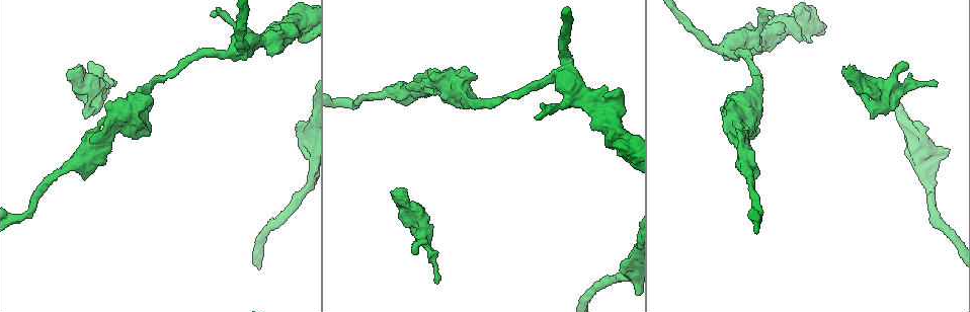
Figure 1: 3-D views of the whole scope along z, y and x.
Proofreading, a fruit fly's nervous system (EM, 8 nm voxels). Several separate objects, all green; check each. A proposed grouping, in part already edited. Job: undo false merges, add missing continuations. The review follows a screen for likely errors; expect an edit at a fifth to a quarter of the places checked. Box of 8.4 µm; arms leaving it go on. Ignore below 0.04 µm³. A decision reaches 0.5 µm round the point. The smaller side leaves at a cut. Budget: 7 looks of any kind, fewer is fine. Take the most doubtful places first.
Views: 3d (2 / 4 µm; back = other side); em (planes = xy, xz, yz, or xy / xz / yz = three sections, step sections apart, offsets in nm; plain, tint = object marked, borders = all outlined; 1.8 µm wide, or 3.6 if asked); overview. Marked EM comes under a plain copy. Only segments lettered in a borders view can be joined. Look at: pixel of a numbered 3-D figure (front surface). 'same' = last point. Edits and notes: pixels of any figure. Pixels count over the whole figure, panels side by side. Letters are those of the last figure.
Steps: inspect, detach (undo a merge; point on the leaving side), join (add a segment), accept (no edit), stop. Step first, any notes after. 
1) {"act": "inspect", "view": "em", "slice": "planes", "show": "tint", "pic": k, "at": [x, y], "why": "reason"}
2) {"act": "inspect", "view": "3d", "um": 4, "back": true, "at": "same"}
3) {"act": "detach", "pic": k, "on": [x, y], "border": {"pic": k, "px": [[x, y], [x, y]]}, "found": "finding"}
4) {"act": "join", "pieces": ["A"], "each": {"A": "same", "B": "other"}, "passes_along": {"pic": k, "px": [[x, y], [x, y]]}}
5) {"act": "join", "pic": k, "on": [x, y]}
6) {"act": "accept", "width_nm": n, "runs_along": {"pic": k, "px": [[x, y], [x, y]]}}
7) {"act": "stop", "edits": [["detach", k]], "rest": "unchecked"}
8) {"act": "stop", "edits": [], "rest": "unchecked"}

{"act": "inspect", "view": "em", "um": 3.6, "slice": "xz", "step": 16, "show": "tint", "pic": 1, "at": [751, 39], "why": "three-way junction"}

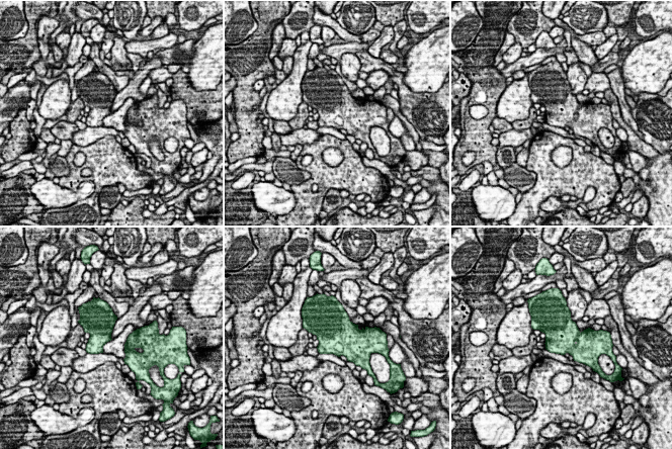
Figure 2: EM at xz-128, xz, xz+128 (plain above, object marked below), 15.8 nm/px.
{"act": "inspect", "view": "em", "um": 3.6, "slice": "planes", "show": "borders", "at": "same"}

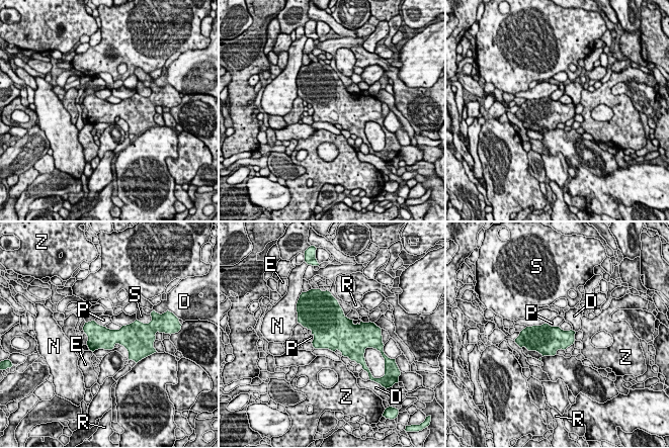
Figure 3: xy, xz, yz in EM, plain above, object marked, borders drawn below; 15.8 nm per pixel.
{"act": "accept", "width_nm": 380, "each": {"D": "other", "E": "other", "N": "other", "P": "other", "R": "other", "S": "other", "Z": "other"}, "found": "continuous, no second cell"}

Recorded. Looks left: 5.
{"act": "inspect", "view": "em", "slice": "yz", "step": 4, "show": "borders", "pic": 1, "at": [93, 65], "why": "stops while still wide"}

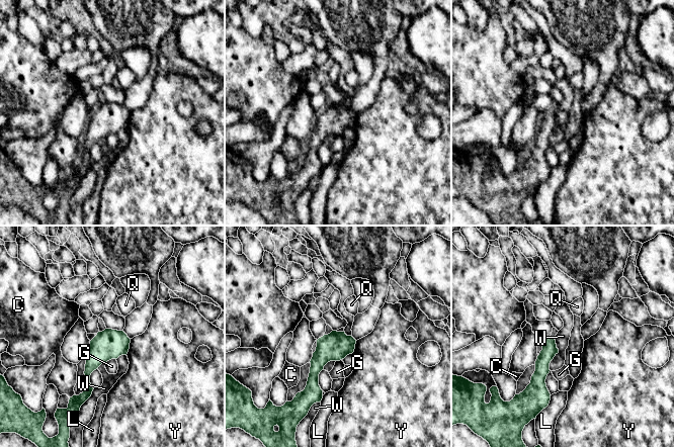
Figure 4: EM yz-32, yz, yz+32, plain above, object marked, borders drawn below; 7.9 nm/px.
{"act": "accept", "each": {"C": "other", "G": "other", "L": "other", "Q": "other", "W": "other", "Y": "other"}, "found": "no lettered segment goes on from it"}

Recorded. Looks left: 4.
{"act": "inspect", "view": "em", "slice": "yz", "step": 8, "show": "tint", "pic": 1, "at": [387, 91], "why": "calibre changes"}

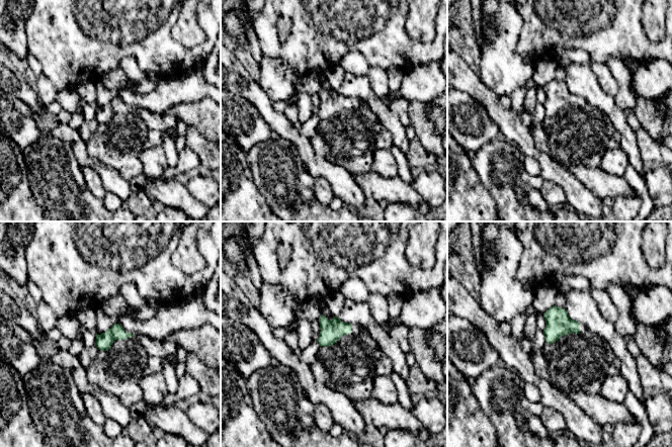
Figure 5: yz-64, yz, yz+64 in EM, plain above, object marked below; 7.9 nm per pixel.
{"act": "inspect", "view": "em", "slice": "planes", "show": "borders", "at": "same", "why": "another direction"}

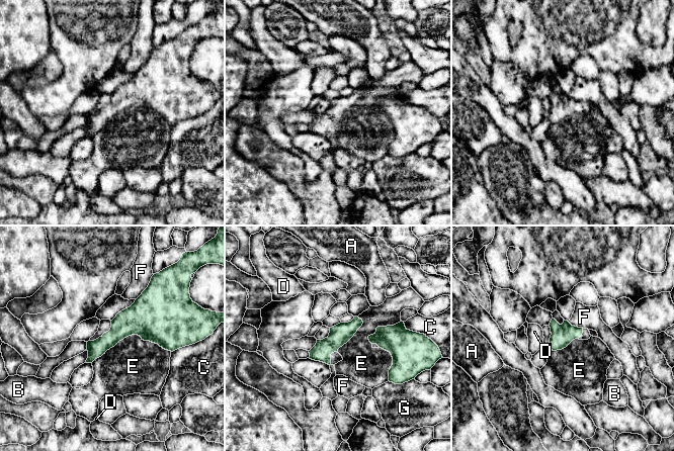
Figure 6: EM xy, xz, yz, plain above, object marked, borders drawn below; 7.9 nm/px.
{"act": "accept", "width_nm": 160, "each": {"A": "other", "B": "other", "C": "other", "D": "other", "E": "other", "F": "other", "G": "other"}, "runs_along": {"pic": 6, "px": [[359, 322], [312, 356]]}, "found": "continuous, no second cell"}

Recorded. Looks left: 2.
{"act": "stop", "edits": [], "rest": "unchecked"}

